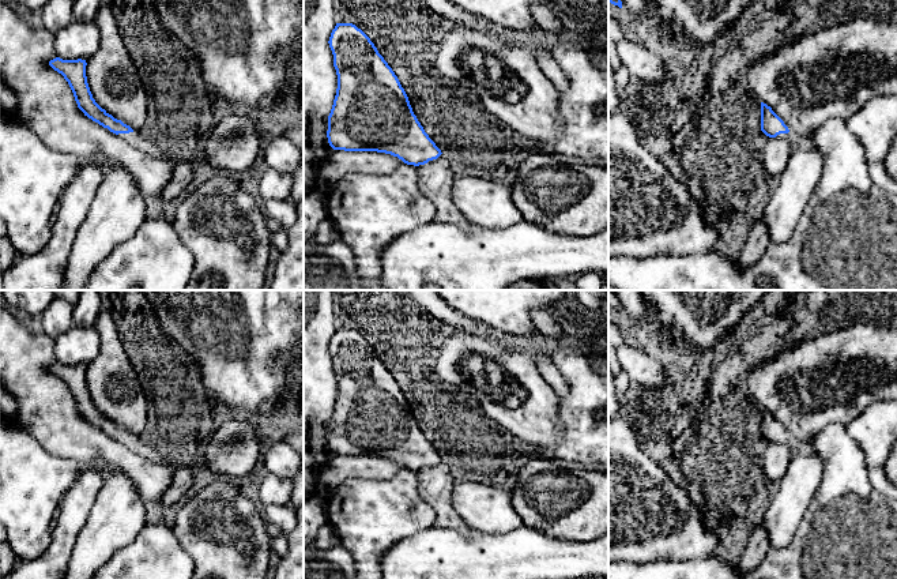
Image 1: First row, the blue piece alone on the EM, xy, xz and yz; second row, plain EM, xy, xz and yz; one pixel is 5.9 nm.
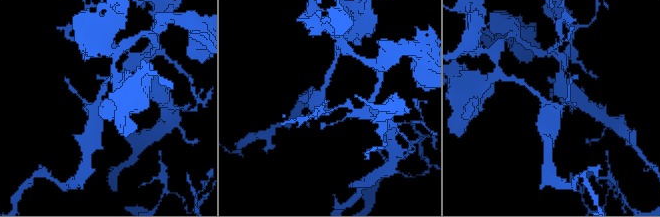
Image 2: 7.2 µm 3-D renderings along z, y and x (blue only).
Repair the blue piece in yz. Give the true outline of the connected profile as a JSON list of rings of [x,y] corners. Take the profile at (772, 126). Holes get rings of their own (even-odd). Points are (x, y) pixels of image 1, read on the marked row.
[[[761,102],[761,131],[769,138],[794,142],[784,121],[764,102]]]

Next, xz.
[[[336,23],[329,37],[333,54],[333,67],[338,75],[338,89],[331,113],[328,116],[328,143],[333,150],[377,151],[397,157],[407,165],[425,165],[437,159],[442,153],[425,132],[412,112],[408,97],[397,76],[378,53],[370,38],[353,23]]]

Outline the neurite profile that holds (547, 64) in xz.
[[[538,46],[535,49],[535,59],[542,72],[549,78],[558,93],[564,93],[569,89],[569,80],[553,59],[551,50],[544,46]]]

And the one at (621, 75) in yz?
[[[621,65],[621,67],[614,72],[617,89],[621,90],[621,89],[626,87],[627,83],[629,83],[630,76],[632,76],[632,75],[629,74],[627,68],[626,68],[625,65]]]

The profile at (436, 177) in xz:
[[[441,154],[437,159],[419,165],[417,169],[421,192],[436,210],[434,221],[455,223],[460,229],[471,230],[474,223],[457,210],[452,199],[455,173],[448,158]]]

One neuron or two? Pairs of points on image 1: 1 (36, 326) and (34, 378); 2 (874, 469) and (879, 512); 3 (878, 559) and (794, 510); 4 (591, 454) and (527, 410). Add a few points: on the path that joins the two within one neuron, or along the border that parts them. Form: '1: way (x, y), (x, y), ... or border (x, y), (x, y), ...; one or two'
1: border (21, 320), (31, 331), (41, 333); two
2: border (866, 462), (870, 484), (882, 495); two
3: border (818, 487), (796, 533), (788, 544); two
4: border (558, 402), (561, 437), (556, 444), (536, 446); two

